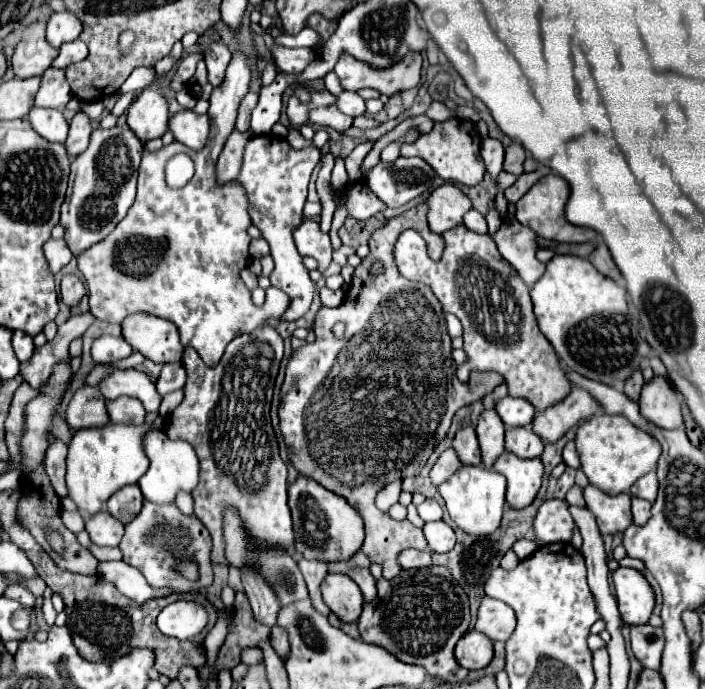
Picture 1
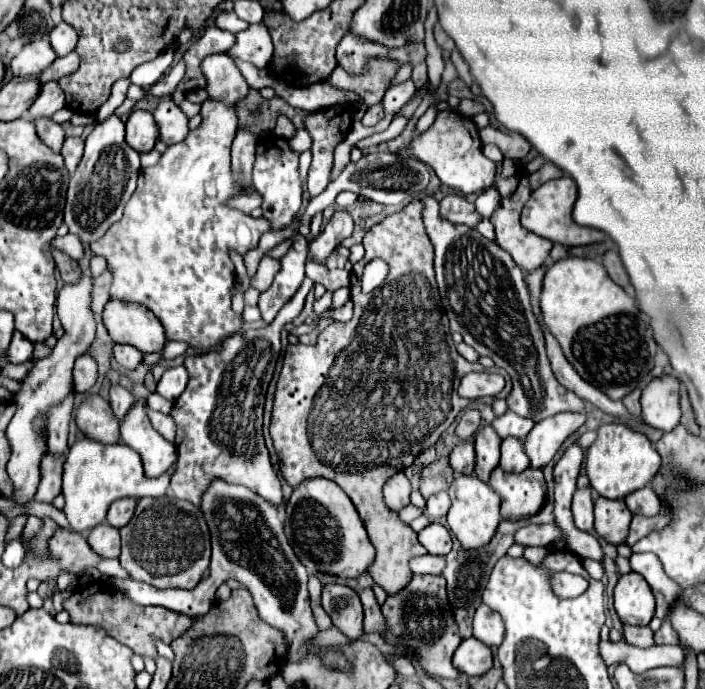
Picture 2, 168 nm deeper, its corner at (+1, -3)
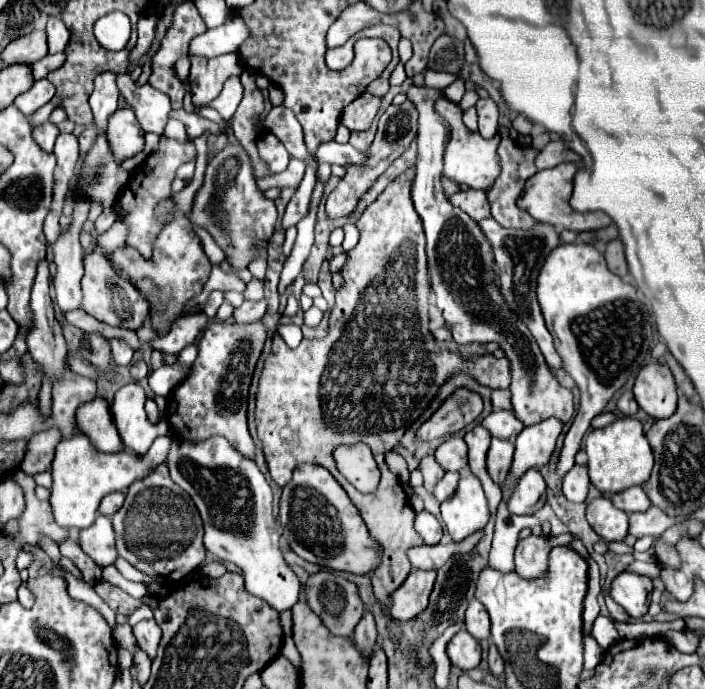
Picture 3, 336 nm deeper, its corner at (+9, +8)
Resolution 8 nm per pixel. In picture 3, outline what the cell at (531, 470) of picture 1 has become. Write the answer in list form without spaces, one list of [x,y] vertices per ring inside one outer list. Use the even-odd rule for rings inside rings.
[[[529,469],[517,479],[517,485],[513,487],[507,499],[507,509],[513,515],[533,515],[543,495],[545,495],[545,481],[541,473],[537,469]]]

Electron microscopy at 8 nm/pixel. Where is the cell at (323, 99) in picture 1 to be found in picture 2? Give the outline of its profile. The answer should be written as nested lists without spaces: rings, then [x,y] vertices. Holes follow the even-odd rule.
[[[380,58],[369,59],[361,74],[345,72],[343,68],[335,68],[329,84],[345,90],[353,90],[359,94],[367,108],[379,104],[391,86],[391,80],[397,76],[401,64],[397,60],[385,60]]]

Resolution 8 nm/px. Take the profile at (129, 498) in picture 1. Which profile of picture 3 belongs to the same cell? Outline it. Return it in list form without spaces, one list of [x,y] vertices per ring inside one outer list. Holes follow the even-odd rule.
[[[109,493],[107,497],[103,497],[103,501],[99,505],[99,513],[107,515],[107,517],[115,515],[121,509],[123,499],[125,499],[125,493]]]

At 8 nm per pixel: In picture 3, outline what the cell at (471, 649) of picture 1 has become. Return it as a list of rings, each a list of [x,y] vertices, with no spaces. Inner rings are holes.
[[[461,629],[447,645],[447,655],[451,663],[463,671],[469,671],[479,665],[481,661],[481,645],[471,633]]]

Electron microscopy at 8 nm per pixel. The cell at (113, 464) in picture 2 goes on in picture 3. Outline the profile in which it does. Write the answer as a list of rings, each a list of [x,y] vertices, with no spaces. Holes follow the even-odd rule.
[[[83,433],[63,439],[55,449],[55,459],[51,467],[53,487],[49,501],[53,507],[55,523],[67,529],[89,527],[97,517],[97,507],[101,499],[113,491],[127,491],[131,483],[149,477],[161,463],[167,461],[169,447],[171,447],[171,437],[163,435],[155,439],[149,453],[139,457],[133,451],[119,451],[119,453],[97,451],[97,447]]]

